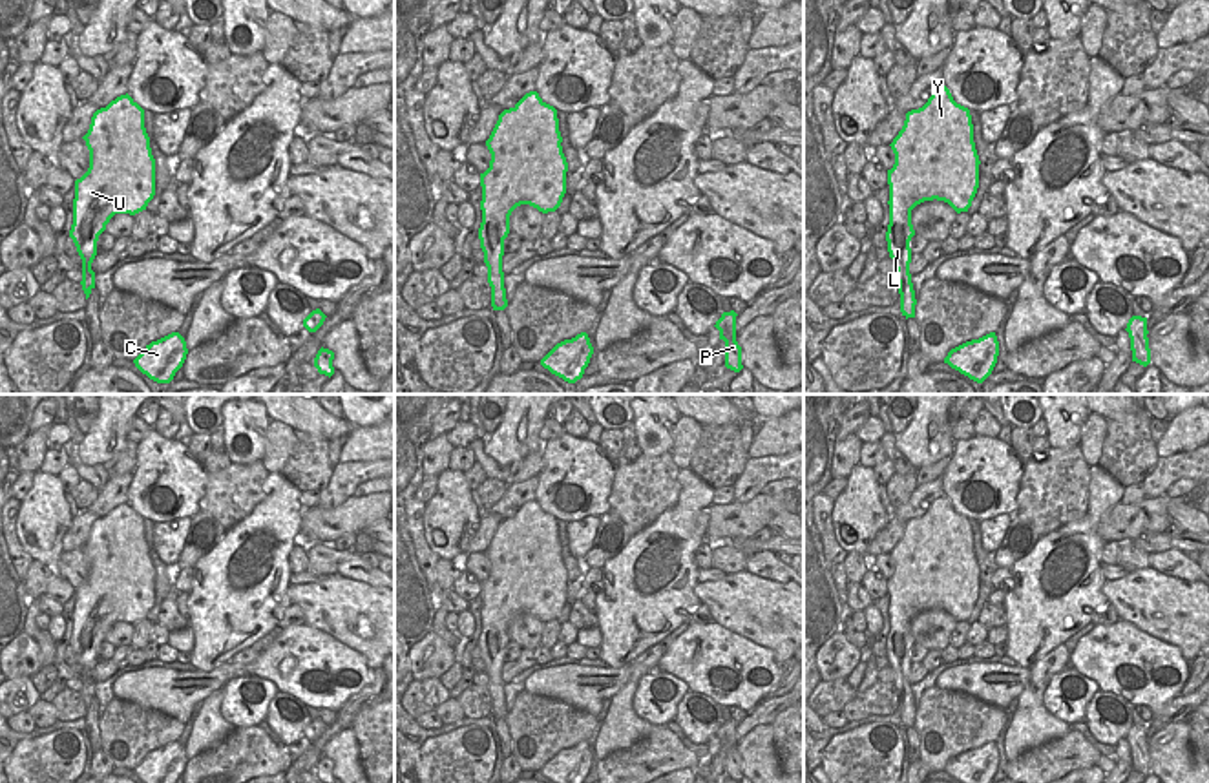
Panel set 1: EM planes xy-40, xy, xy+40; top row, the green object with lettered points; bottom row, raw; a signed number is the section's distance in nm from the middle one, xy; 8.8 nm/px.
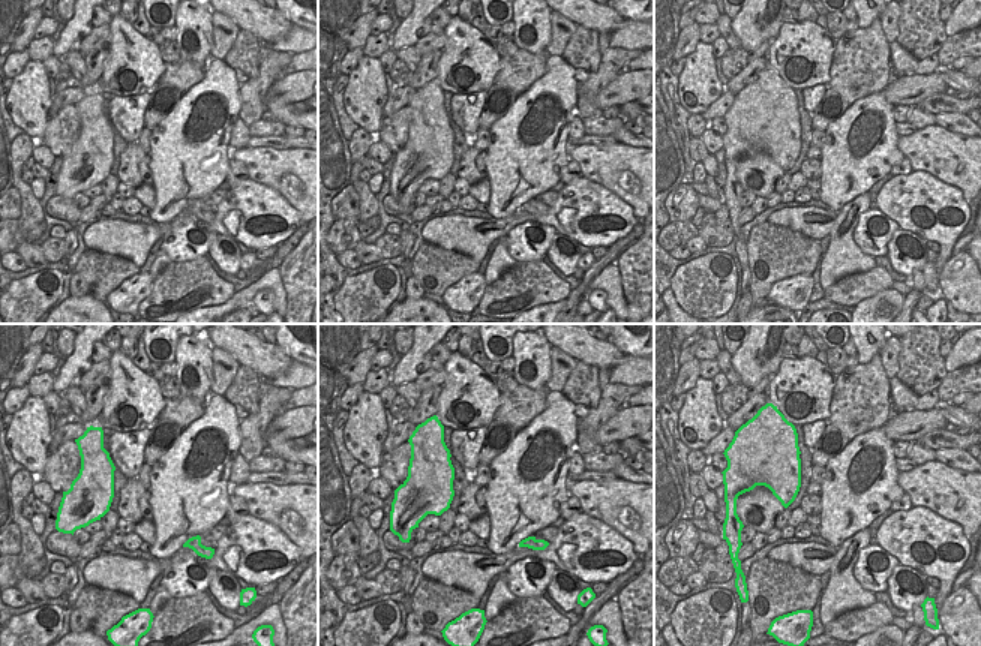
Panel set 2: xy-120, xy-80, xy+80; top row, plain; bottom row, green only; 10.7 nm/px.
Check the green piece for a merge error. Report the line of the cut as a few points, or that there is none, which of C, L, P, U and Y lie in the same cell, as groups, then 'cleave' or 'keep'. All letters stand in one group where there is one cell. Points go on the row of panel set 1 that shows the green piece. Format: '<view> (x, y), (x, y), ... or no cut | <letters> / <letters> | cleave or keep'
xy+40 (914, 294), (901, 303) | C P / L U Y | cleave

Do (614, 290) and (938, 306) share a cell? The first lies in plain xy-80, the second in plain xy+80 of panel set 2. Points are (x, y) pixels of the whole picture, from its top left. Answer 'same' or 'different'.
different

